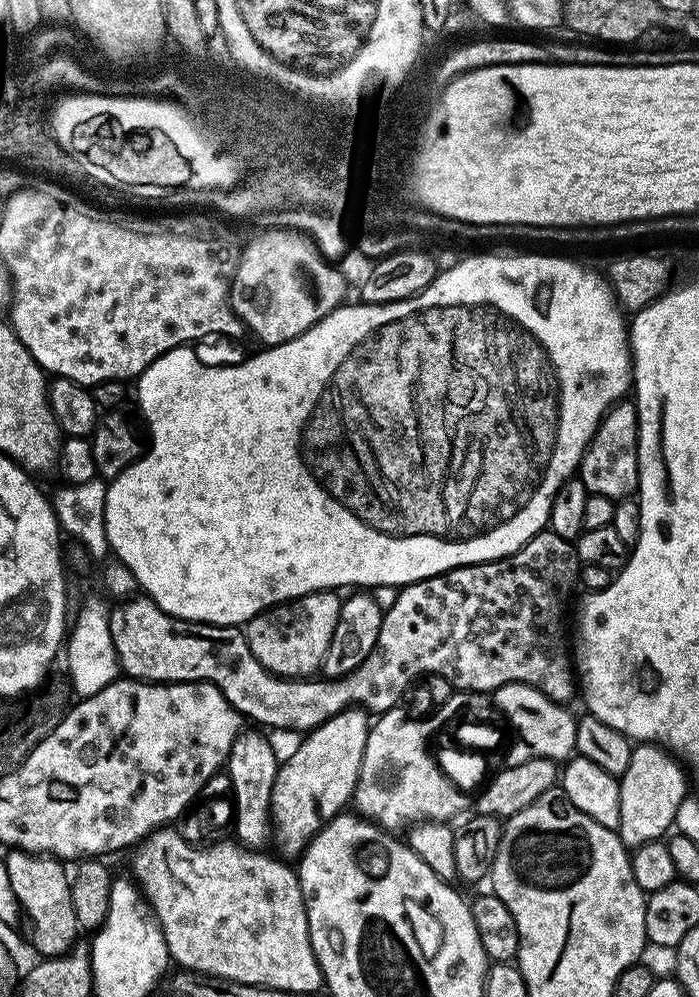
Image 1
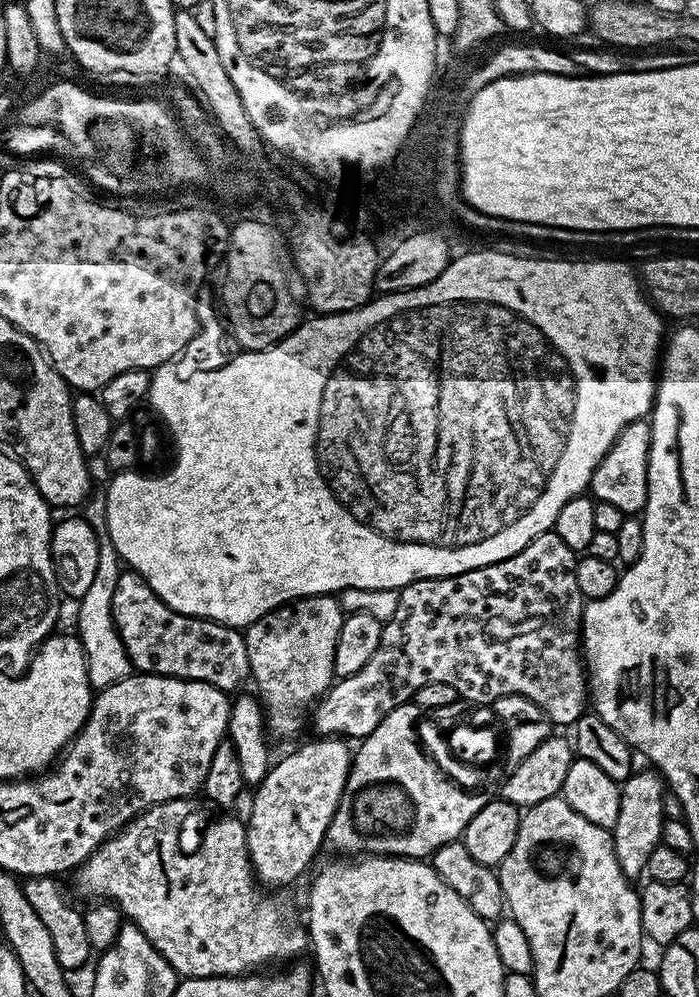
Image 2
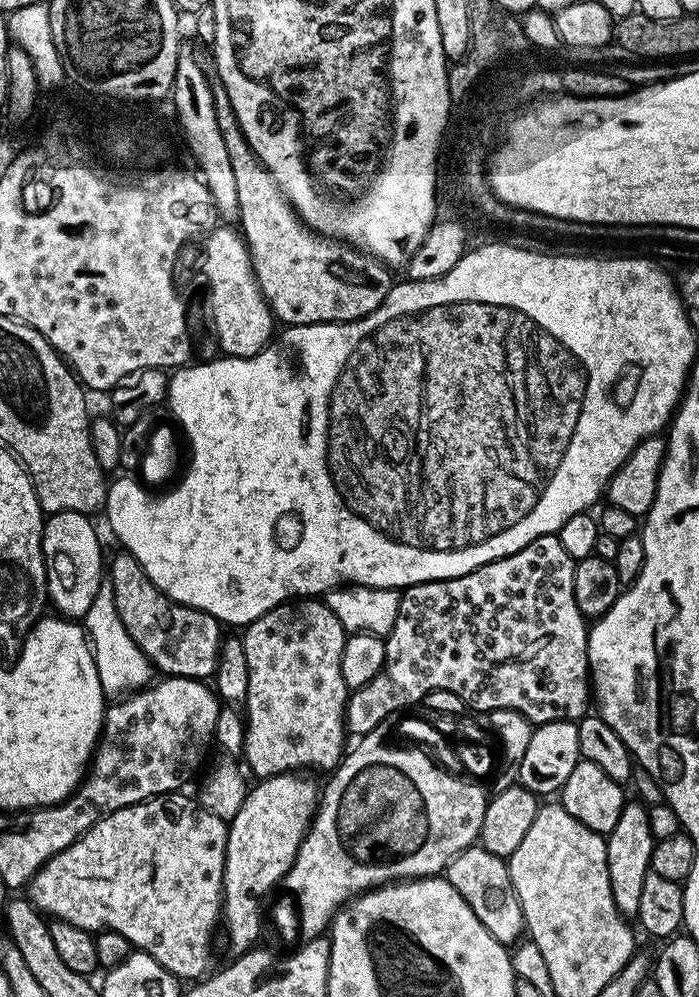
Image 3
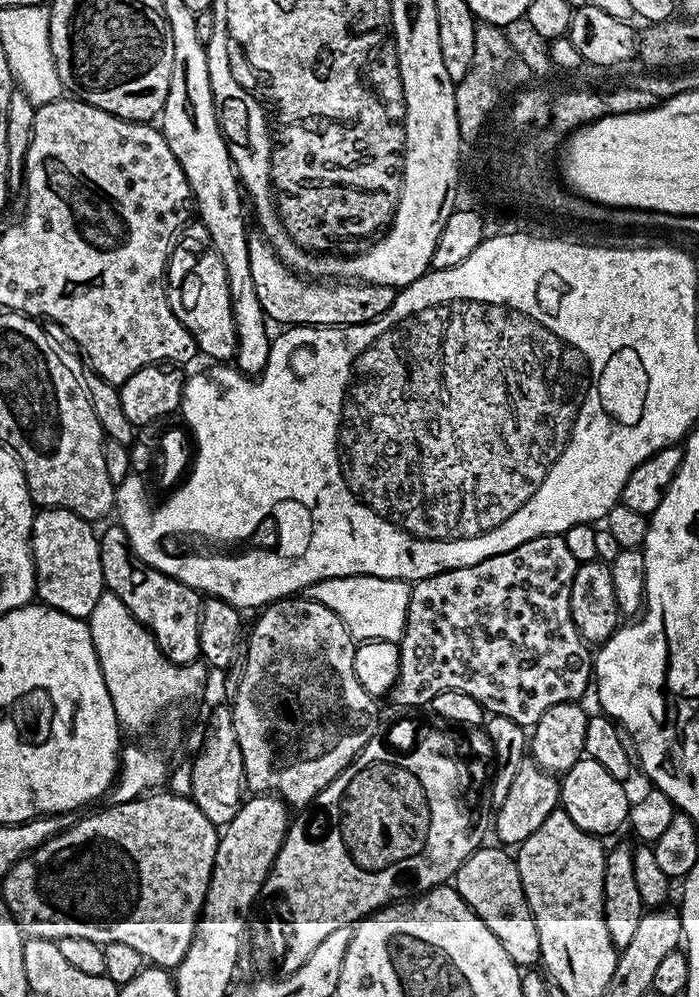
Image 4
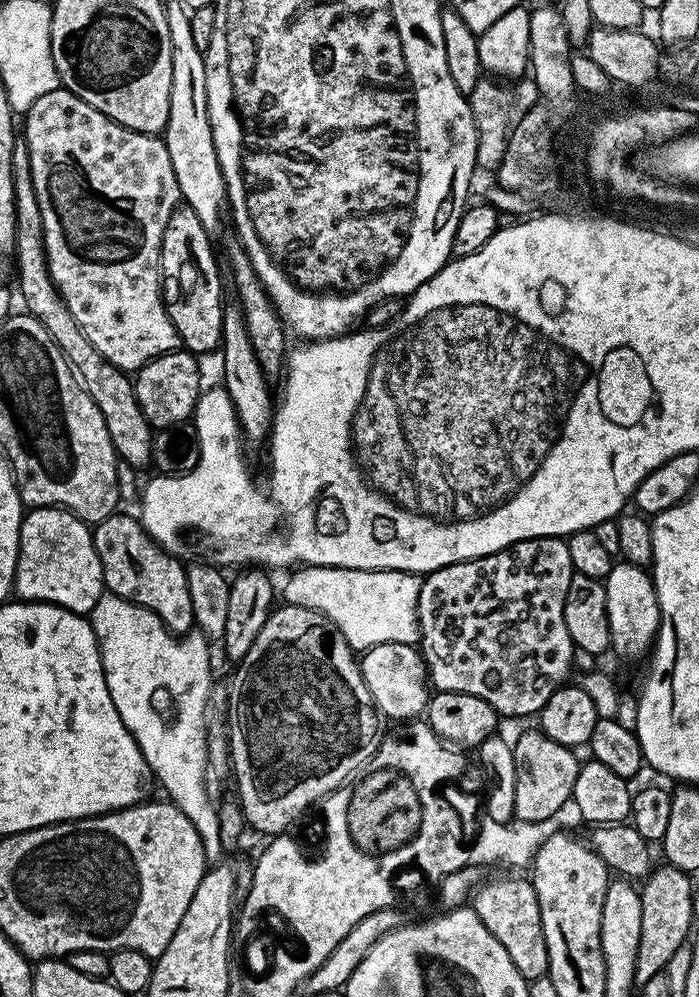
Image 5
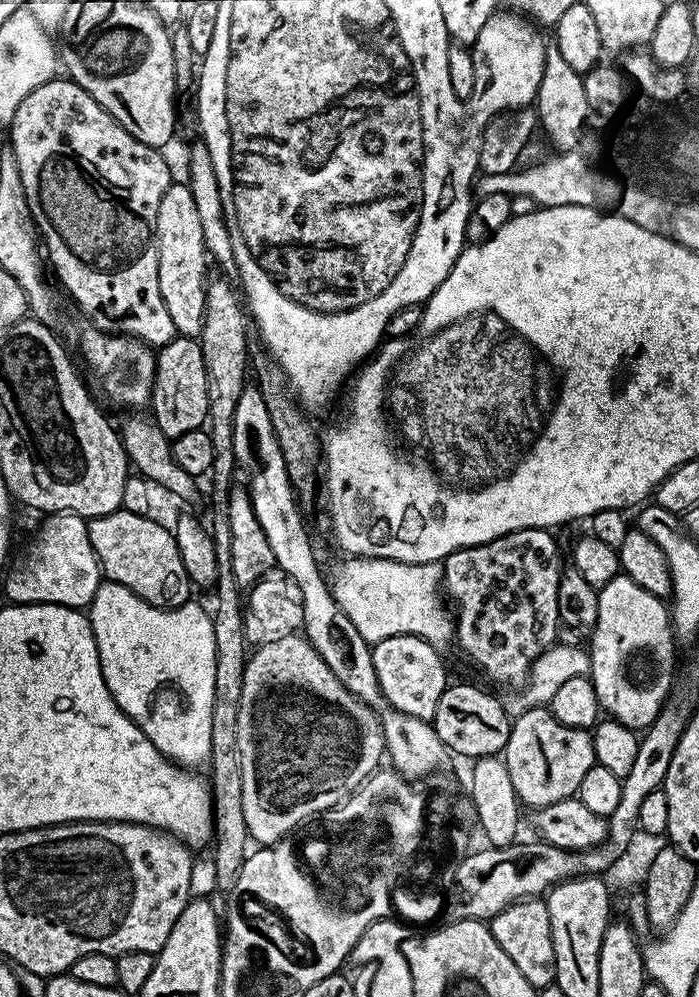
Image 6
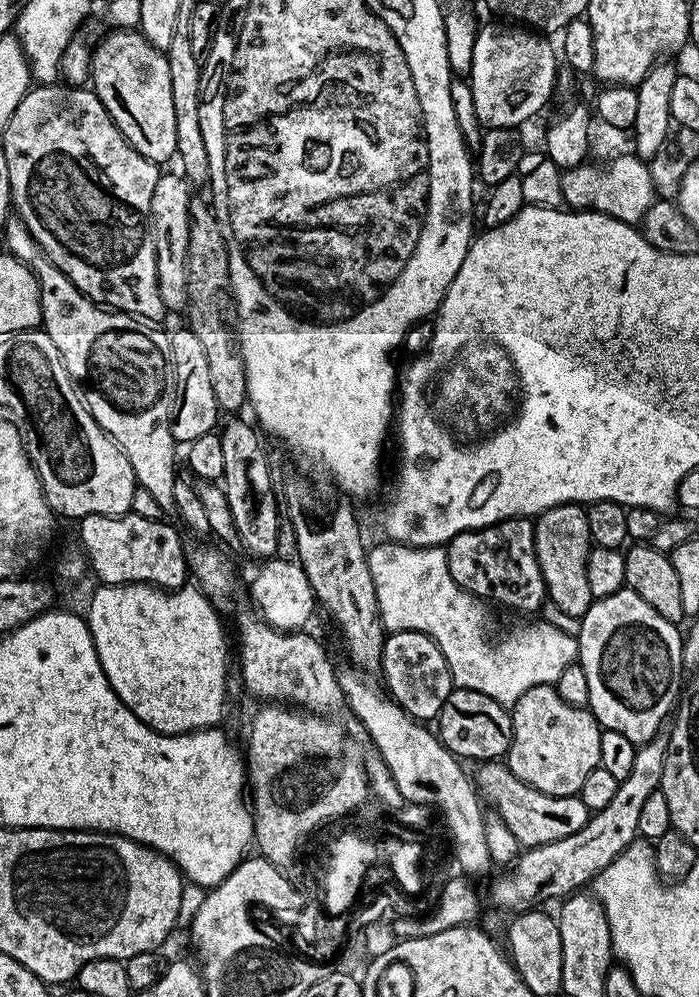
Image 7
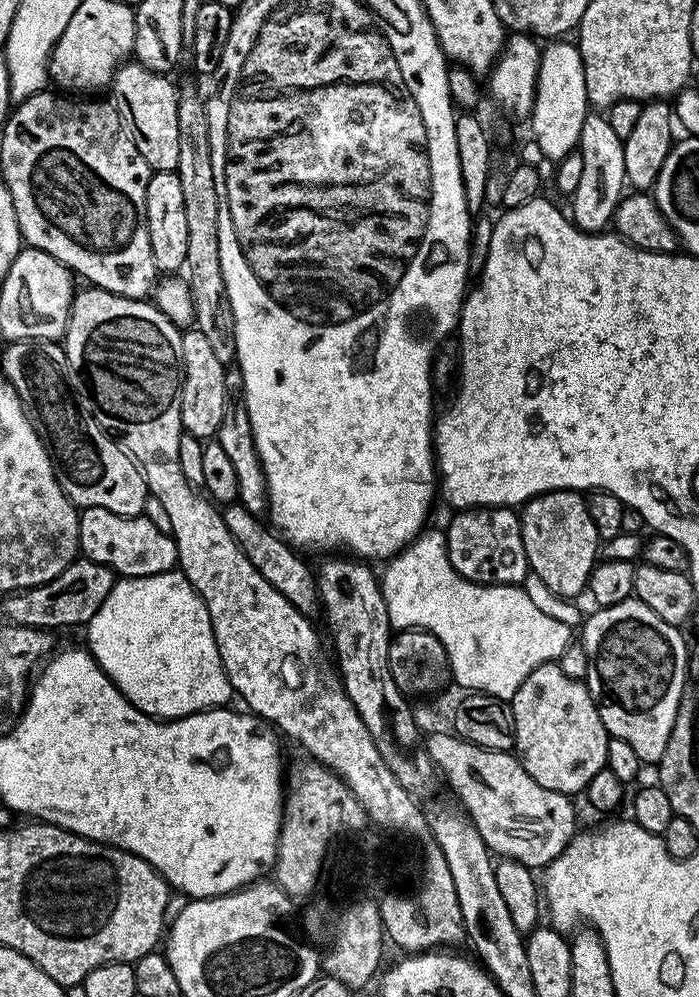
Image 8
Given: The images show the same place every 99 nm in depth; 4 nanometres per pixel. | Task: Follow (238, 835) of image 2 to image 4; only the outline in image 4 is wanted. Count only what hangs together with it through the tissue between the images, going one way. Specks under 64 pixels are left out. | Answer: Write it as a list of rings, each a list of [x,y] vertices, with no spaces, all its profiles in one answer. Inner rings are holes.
[[[156,790],[145,794],[139,800],[122,802],[107,806],[101,812],[88,816],[85,820],[77,819],[63,832],[50,838],[42,846],[38,846],[29,856],[23,856],[18,863],[2,878],[4,892],[2,898],[6,902],[8,912],[16,920],[25,937],[34,940],[54,940],[59,942],[62,938],[90,938],[95,944],[109,944],[122,942],[138,954],[144,956],[145,961],[151,962],[155,967],[165,970],[174,970],[182,962],[186,950],[190,950],[190,942],[194,938],[196,923],[199,922],[204,907],[204,899],[210,886],[210,874],[214,870],[214,854],[218,850],[220,832],[213,825],[202,810],[188,796],[177,796],[171,790]]]

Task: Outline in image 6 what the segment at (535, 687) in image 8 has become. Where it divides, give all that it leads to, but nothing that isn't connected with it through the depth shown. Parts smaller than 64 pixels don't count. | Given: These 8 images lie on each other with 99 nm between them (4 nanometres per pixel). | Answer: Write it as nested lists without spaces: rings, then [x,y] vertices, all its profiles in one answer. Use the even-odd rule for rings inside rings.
[[[547,707],[531,708],[512,720],[502,759],[510,770],[517,800],[528,810],[573,799],[579,793],[582,778],[586,778],[586,770],[596,763],[591,731],[562,726]]]

